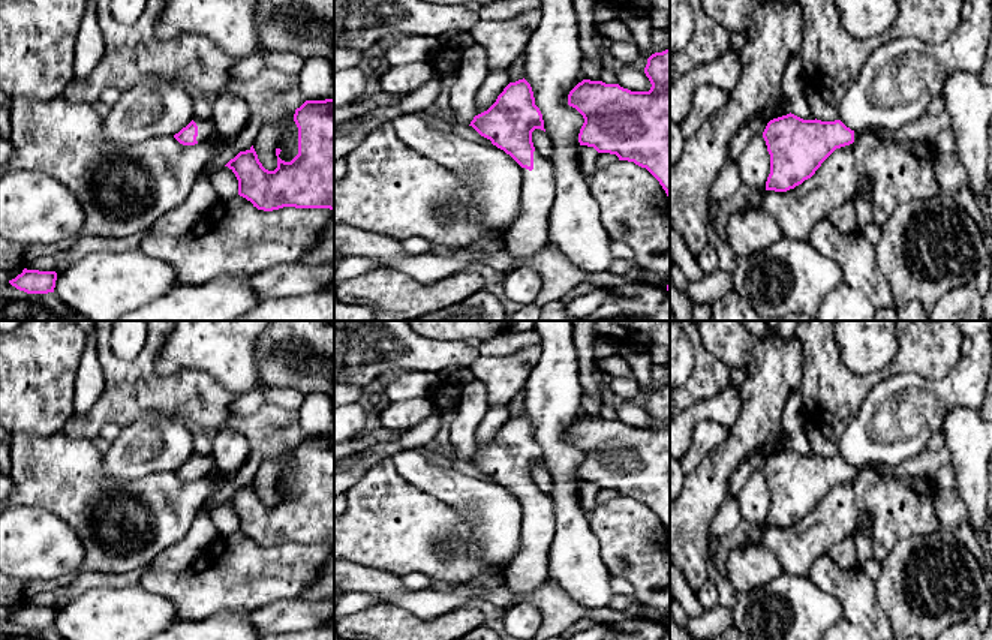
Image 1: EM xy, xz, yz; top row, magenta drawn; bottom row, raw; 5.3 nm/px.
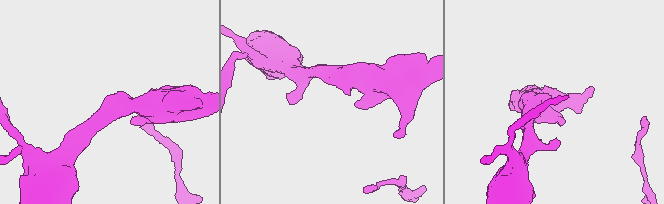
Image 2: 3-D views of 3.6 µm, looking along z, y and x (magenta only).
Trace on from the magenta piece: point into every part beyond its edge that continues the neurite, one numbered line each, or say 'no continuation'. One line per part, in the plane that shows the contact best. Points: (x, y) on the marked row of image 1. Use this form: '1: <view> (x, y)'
1: xz (528, 236)

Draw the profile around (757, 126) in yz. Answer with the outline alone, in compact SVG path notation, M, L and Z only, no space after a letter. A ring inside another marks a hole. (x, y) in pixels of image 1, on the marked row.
M755 118L743 126L728 145L728 160L736 160L755 135L763 135L767 123L767 120Z

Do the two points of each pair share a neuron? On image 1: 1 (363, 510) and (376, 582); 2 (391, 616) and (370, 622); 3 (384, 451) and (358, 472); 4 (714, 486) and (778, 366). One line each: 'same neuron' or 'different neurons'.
1: different neurons
2: same neuron
3: same neuron
4: same neuron

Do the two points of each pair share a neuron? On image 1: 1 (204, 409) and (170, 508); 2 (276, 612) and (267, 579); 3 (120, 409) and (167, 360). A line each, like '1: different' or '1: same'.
1: different
2: different
3: different

